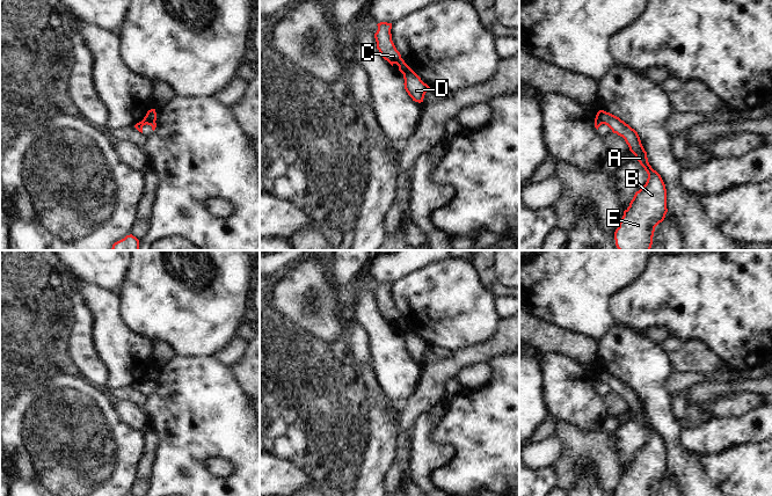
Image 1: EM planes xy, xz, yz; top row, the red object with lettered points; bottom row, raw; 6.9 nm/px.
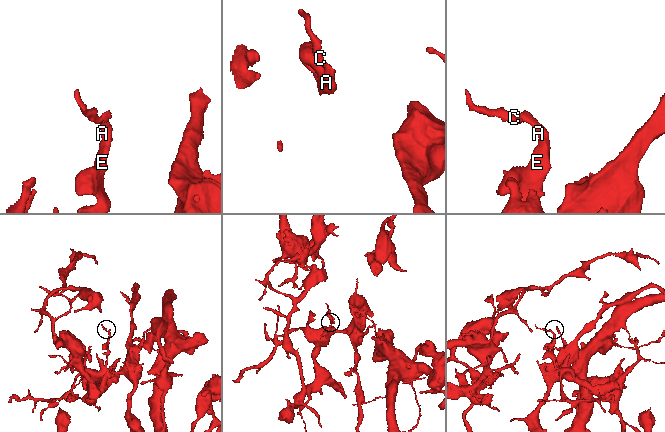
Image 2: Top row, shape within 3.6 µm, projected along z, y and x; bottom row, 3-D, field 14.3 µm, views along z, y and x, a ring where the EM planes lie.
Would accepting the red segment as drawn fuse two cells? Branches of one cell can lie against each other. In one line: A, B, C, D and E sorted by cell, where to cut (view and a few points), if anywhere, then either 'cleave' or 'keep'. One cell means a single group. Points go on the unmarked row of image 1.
A B D E / C | xy (144, 378), (154, 381) | cleave

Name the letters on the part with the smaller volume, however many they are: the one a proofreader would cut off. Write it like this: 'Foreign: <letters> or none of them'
Foreign: C

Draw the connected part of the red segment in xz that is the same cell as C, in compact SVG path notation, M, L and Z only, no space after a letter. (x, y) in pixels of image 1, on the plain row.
M380 282L377 285L378 290L374 293L374 298L377 301L377 308L379 309L381 316L392 326L396 323L402 334L410 333L413 329L401 318L400 312L396 309L392 300L392 283Z

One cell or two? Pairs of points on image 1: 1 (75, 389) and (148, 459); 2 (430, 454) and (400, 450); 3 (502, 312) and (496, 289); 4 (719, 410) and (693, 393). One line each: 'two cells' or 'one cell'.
1: two cells
2: two cells
3: two cells
4: two cells

